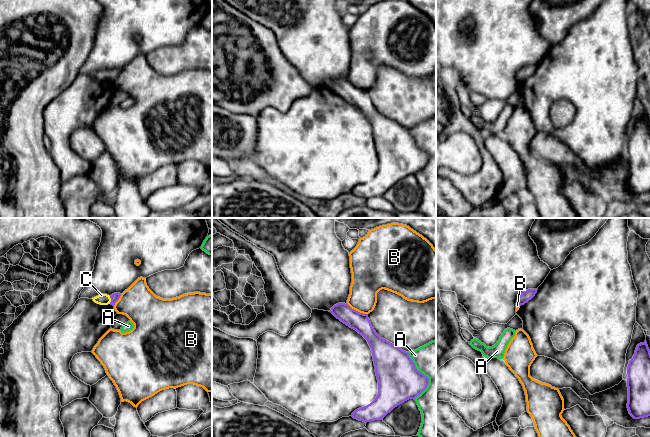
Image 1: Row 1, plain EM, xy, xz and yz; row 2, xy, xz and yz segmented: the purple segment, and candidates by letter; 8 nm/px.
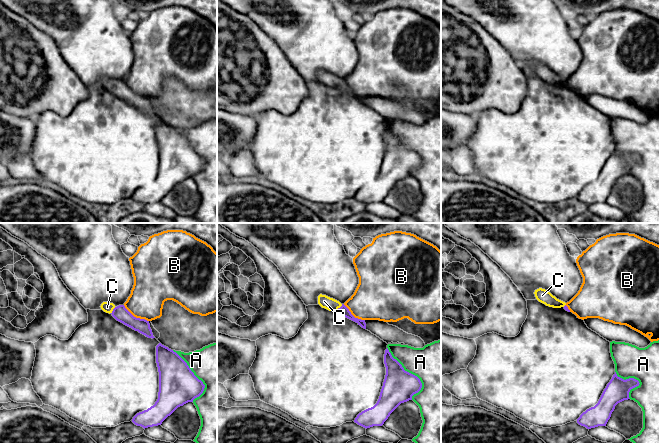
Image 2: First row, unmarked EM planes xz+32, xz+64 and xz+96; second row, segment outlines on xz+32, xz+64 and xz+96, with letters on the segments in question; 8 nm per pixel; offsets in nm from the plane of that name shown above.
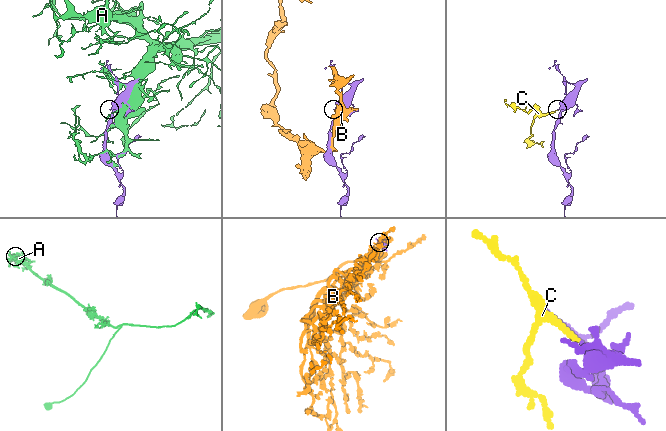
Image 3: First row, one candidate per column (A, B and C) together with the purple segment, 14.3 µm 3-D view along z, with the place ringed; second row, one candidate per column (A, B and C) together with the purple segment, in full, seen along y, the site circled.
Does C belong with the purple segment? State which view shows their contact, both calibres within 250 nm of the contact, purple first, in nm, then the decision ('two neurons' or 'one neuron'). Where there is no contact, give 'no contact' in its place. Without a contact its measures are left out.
contact in xy; calibres 70 and 100 nm; one neuron

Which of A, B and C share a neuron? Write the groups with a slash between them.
A / B / C

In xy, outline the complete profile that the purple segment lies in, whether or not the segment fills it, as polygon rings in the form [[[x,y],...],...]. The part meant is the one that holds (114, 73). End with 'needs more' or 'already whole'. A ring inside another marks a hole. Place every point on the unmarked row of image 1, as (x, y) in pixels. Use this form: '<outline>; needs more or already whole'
[[[114,69],[111,72],[107,70],[100,70],[92,75],[95,79],[100,80],[100,81],[111,80],[114,82],[115,79],[119,76],[120,72],[121,72],[120,69]]]; needs more

